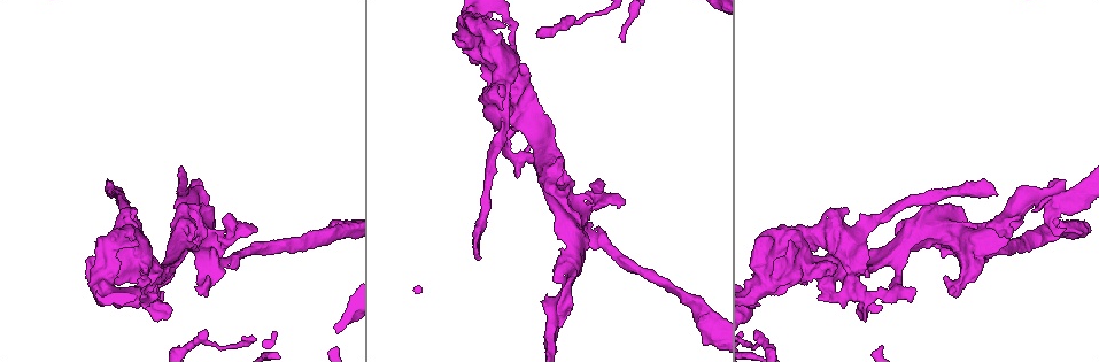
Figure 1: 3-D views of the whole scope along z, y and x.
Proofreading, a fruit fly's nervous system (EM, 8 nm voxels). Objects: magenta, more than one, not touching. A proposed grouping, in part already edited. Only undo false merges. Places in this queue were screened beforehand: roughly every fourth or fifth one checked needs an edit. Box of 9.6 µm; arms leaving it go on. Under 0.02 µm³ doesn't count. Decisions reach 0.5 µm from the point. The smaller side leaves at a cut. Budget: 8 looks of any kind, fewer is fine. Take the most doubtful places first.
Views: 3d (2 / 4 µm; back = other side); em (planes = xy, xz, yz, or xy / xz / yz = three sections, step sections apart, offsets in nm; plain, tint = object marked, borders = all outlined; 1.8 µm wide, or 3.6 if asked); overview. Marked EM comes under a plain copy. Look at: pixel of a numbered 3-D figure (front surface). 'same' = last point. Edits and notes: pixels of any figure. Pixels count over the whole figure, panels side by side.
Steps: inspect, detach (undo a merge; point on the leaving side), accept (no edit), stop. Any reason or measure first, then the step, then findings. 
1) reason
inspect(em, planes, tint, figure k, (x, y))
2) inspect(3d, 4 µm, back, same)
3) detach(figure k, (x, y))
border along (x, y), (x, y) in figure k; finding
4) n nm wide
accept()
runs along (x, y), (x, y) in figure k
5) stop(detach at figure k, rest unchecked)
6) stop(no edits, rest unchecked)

inspect(3d, 4 µm, figure 1, (968, 260))

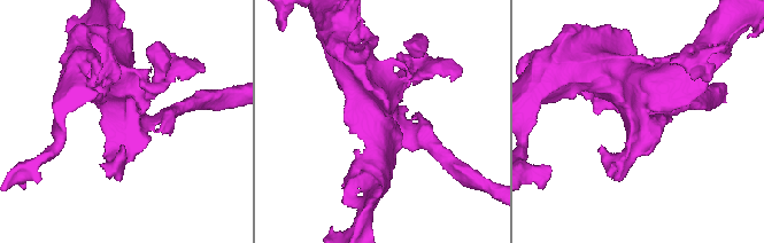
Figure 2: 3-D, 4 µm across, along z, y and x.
3 arms; arms of 220, 220, 550 nm
inspect(em, planes, tint, figure 2, (125, 122))

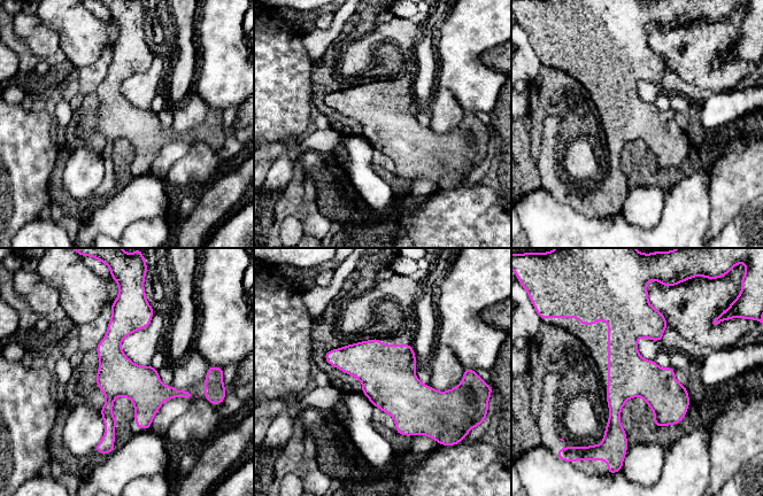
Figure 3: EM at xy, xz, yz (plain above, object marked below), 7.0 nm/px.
accept()
runs along (120, 308), (112, 341), (108, 443) in figure 3; continuous, no second neuron

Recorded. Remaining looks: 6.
a fork
inspect(3d, 2 µm, figure 1, (558, 312))

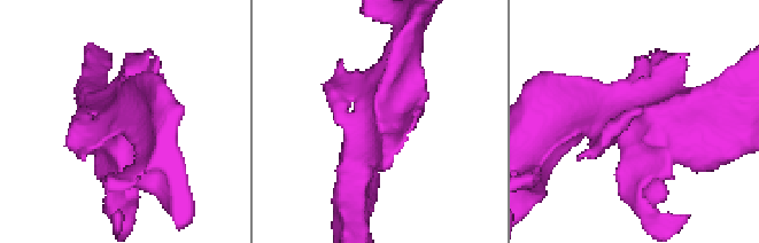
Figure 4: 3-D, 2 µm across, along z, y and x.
now the EM
inspect(em, planes, borders, figure 4, (383, 115))

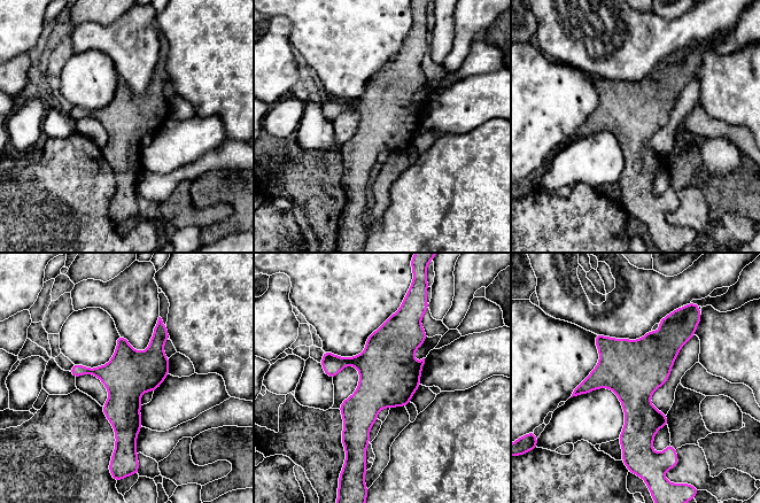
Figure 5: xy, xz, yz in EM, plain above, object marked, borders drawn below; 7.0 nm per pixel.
accept()
runs along (160, 323), (125, 386), (119, 450) in figure 5; all the same neuron

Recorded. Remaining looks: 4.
side arm on a straight run
inspect(3d, 4 µm, figure 1, (178, 235))

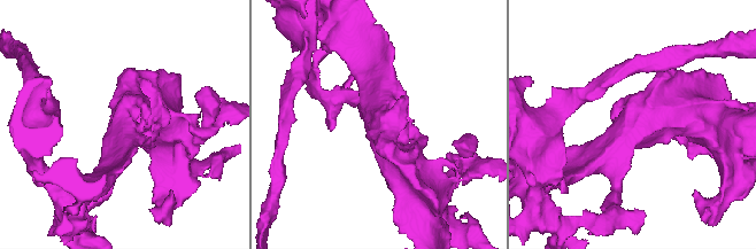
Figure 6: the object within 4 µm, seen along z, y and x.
need the tissue
inspect(em, 3.6 µm, planes, tint, figure 6, (637, 127))

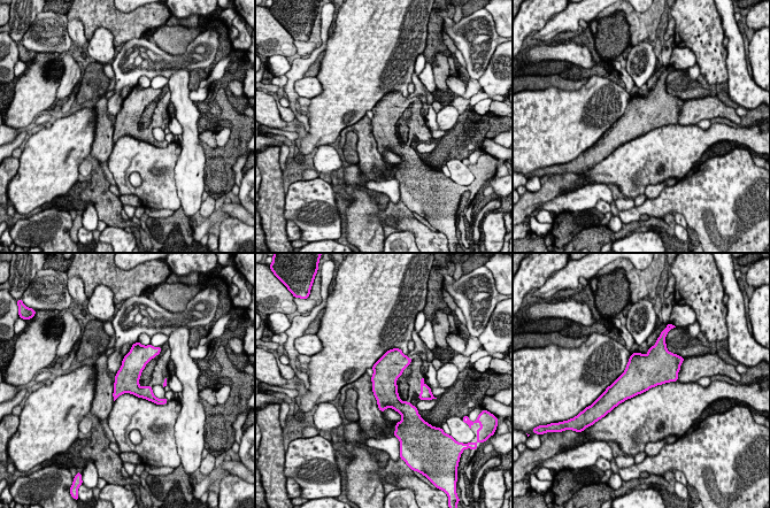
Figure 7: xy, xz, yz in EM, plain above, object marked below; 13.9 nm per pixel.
accept()
continuous, no second neuron

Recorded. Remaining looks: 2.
stop(no edits, rest unchecked)

